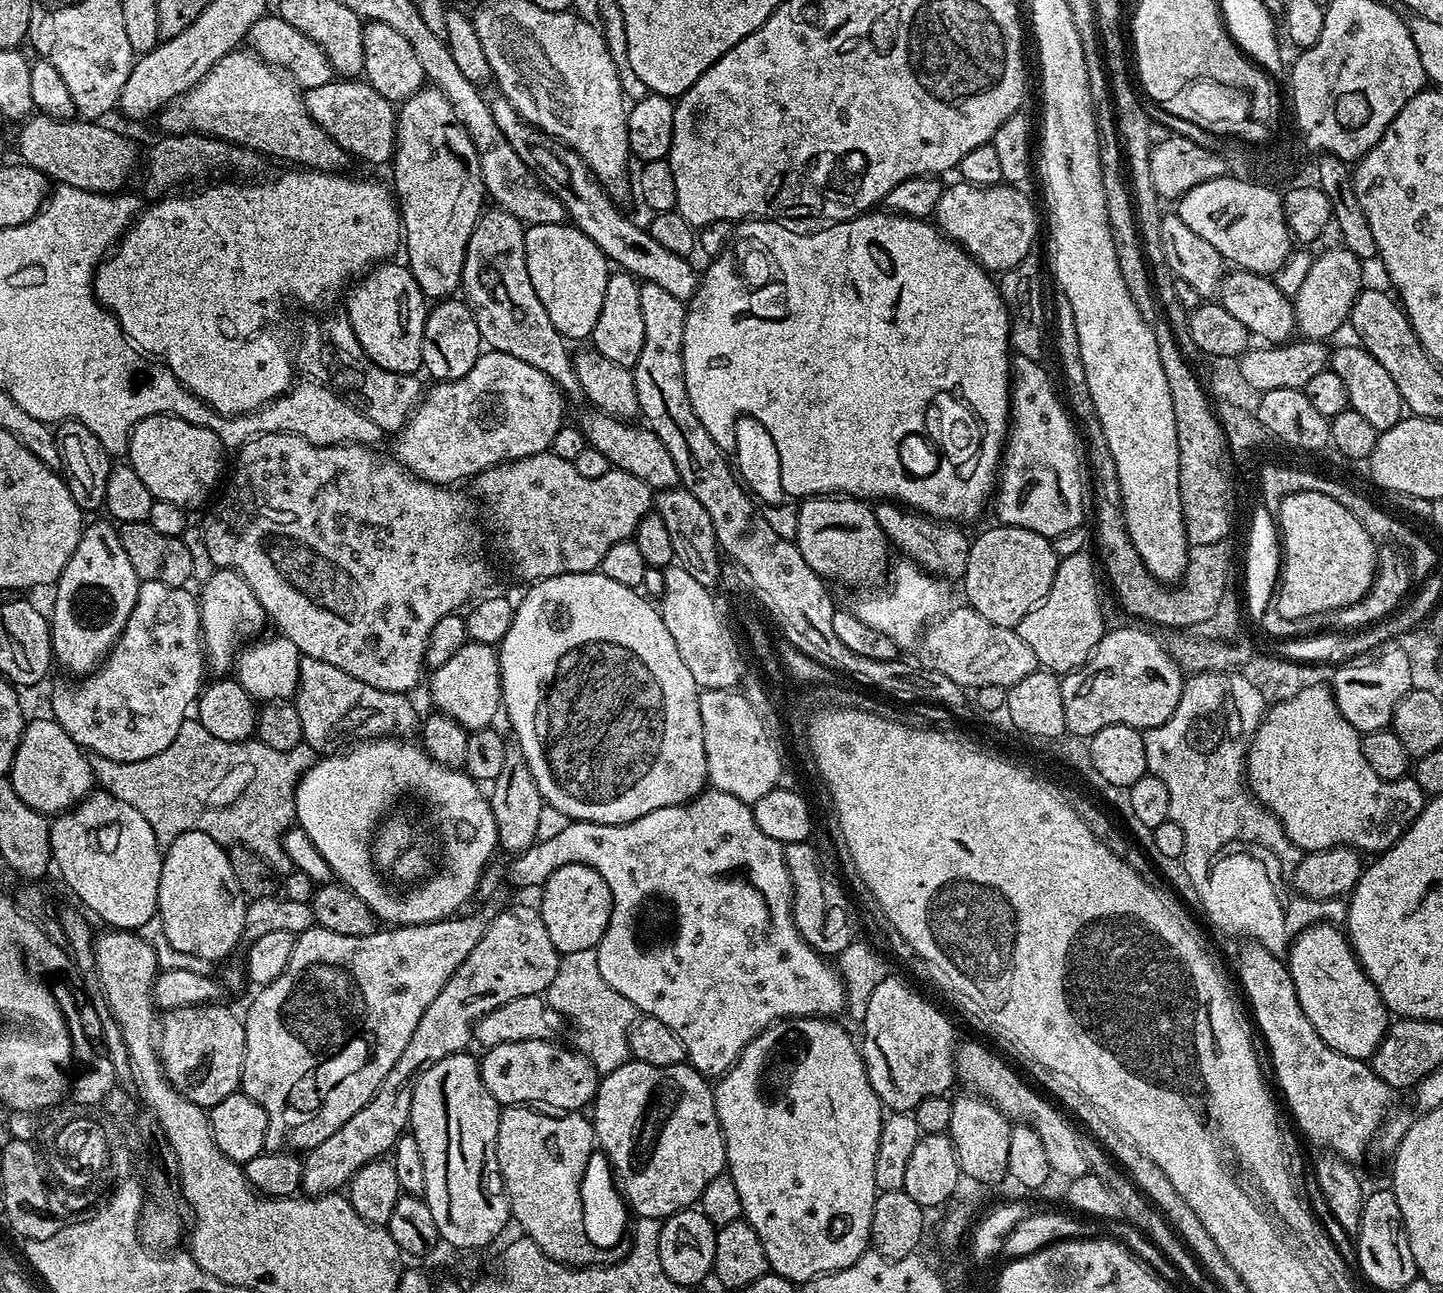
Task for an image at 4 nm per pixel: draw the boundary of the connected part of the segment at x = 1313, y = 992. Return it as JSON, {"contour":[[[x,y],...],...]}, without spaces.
{"contour":[[[1315,924],[1302,930],[1287,953],[1288,973],[1294,982],[1302,1014],[1318,1030],[1318,1038],[1338,1054],[1371,1061],[1390,1023],[1390,1013],[1374,982],[1364,973],[1352,943],[1335,924]]]}

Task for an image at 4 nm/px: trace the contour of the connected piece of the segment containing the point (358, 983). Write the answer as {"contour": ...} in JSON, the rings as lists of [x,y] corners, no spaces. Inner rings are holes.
{"contour":[[[484,902],[477,912],[472,912],[469,916],[465,914],[457,915],[455,918],[445,918],[436,920],[433,924],[406,924],[393,927],[391,930],[377,930],[374,934],[363,936],[362,938],[350,938],[346,934],[334,934],[334,930],[315,926],[306,930],[304,933],[295,937],[293,952],[290,954],[288,968],[280,977],[263,985],[259,989],[257,996],[253,998],[252,1005],[248,1008],[248,1013],[243,1013],[244,1033],[246,1034],[246,1050],[244,1051],[244,1069],[240,1079],[240,1088],[250,1099],[262,1106],[266,1112],[266,1118],[269,1119],[268,1133],[265,1136],[264,1147],[269,1152],[283,1152],[285,1150],[310,1150],[318,1146],[318,1142],[326,1142],[334,1130],[340,1129],[345,1122],[350,1122],[370,1098],[382,1086],[386,1074],[390,1074],[390,1069],[394,1067],[394,1062],[402,1058],[402,1050],[406,1050],[406,1042],[410,1042],[410,1034],[418,1030],[418,1021],[422,1014],[426,1014],[426,1006],[438,998],[442,986],[458,970],[462,962],[466,962],[466,954],[478,946],[478,938],[490,926],[490,922],[496,917],[498,911],[495,903]]]}

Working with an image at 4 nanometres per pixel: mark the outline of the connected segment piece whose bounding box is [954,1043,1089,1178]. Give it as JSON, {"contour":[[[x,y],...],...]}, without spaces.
{"contour":[[[961,1043],[954,1052],[955,1079],[959,1083],[961,1080],[968,1087],[965,1089],[991,1102],[1009,1121],[1032,1128],[1034,1134],[1042,1138],[1042,1147],[1046,1149],[1046,1155],[1050,1157],[1050,1166],[1057,1177],[1075,1178],[1085,1175],[1089,1171],[1088,1164],[1082,1156],[1081,1137],[1076,1136],[1075,1130],[1072,1129],[1073,1121],[1047,1095],[1037,1091],[1027,1079],[1024,1081],[1006,1061],[999,1060],[990,1049],[983,1048],[980,1044],[963,1044]]]}

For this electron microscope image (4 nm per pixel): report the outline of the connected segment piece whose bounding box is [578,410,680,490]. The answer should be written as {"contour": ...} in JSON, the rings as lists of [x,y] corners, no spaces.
{"contour":[[[588,410],[588,413],[578,420],[578,424],[584,429],[584,436],[589,445],[602,450],[602,454],[606,454],[613,468],[634,474],[634,478],[642,478],[642,482],[646,482],[646,486],[650,486],[653,490],[677,487],[680,484],[678,466],[674,466],[670,450],[662,446],[662,442],[652,433],[651,428],[647,426],[635,428],[637,426],[635,423],[616,420],[613,416],[595,410]]]}

